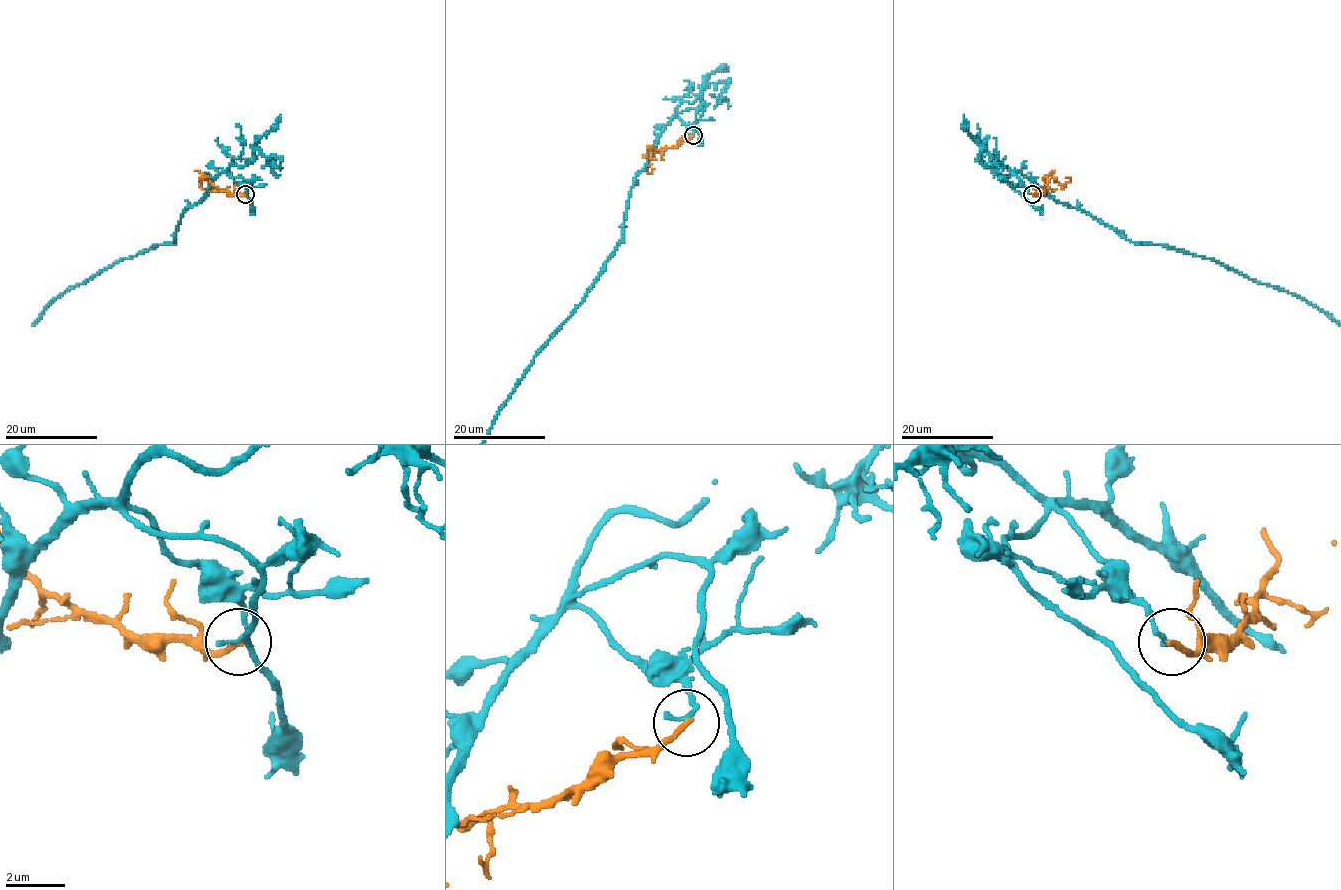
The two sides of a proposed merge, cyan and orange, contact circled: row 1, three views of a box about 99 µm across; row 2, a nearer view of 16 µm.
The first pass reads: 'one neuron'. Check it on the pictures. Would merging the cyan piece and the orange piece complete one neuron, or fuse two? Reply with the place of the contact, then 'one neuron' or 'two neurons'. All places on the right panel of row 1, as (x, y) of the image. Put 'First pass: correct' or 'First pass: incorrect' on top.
First pass: incorrect
(1032, 194) | two neurons

